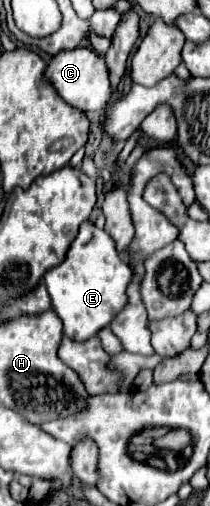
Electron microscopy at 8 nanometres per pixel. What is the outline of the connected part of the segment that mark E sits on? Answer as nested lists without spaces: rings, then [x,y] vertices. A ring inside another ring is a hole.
[[[84,221],[66,253],[64,263],[44,273],[52,309],[64,323],[64,335],[74,341],[84,341],[94,337],[98,329],[110,325],[110,321],[126,305],[126,287],[130,277],[132,271],[126,263],[122,263],[112,237],[104,229],[94,227],[94,223]]]

